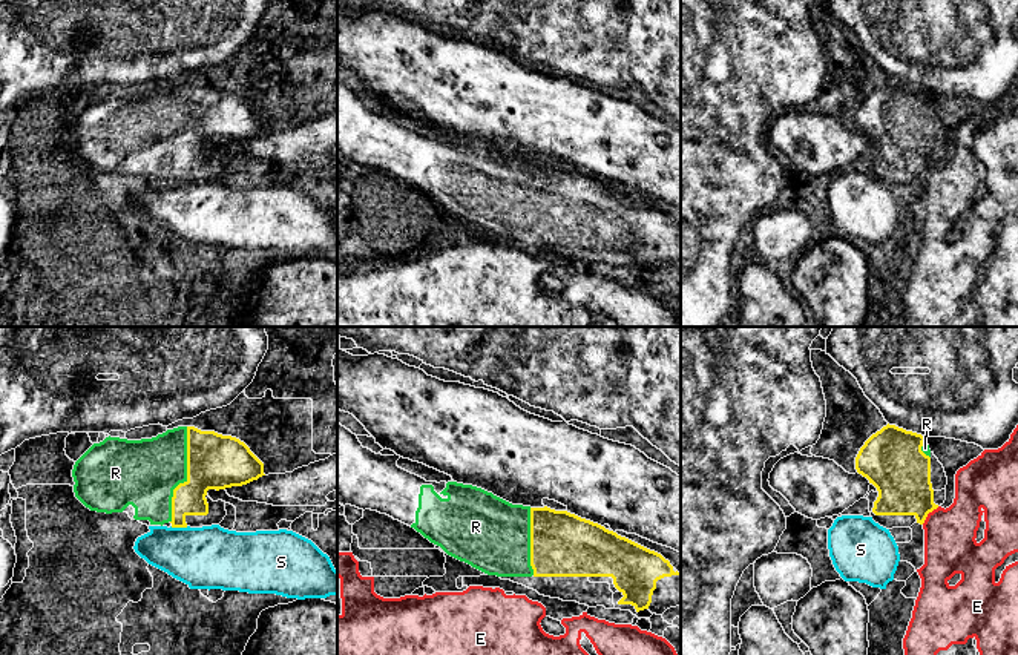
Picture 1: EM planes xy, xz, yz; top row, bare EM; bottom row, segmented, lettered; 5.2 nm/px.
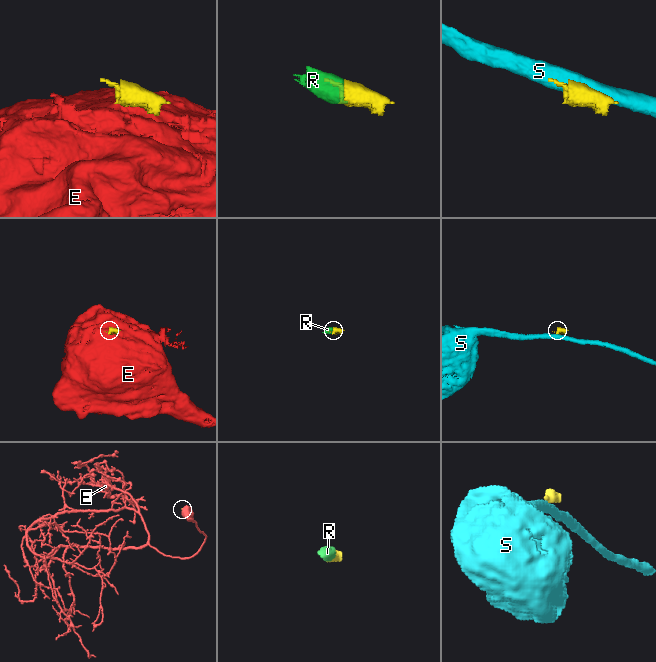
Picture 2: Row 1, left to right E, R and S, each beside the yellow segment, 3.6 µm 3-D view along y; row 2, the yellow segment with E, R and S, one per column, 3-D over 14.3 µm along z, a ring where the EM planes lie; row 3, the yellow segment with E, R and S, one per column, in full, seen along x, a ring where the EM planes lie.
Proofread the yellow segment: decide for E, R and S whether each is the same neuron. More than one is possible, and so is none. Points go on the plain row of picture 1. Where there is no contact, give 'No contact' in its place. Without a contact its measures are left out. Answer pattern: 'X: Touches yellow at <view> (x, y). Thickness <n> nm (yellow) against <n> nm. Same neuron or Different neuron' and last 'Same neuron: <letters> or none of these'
E: Touches yellow at yz (928, 169). Thickness 300 nm (yellow) against 280 nm. Different neuron
R: Touches yellow at xy (187, 132). Thickness 280 nm (yellow) against 360 nm. Same neuron
S: Touches yellow at xy (180, 183). Thickness 180 nm (yellow) against 340 nm. Different neuron
Same neuron: R

